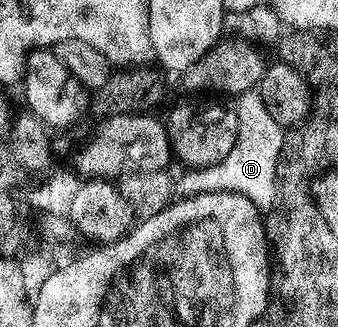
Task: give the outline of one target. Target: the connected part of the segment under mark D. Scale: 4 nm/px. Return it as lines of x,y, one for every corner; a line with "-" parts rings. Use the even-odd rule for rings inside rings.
259,89
248,90
237,95
234,109
238,116
238,139
226,158
216,165
206,169
185,171
182,182
196,182
196,186
182,186
183,193
216,194
218,191
228,191
244,195
256,208
266,212
275,207
276,200
276,170
280,158
281,146
284,143
285,129
266,111

